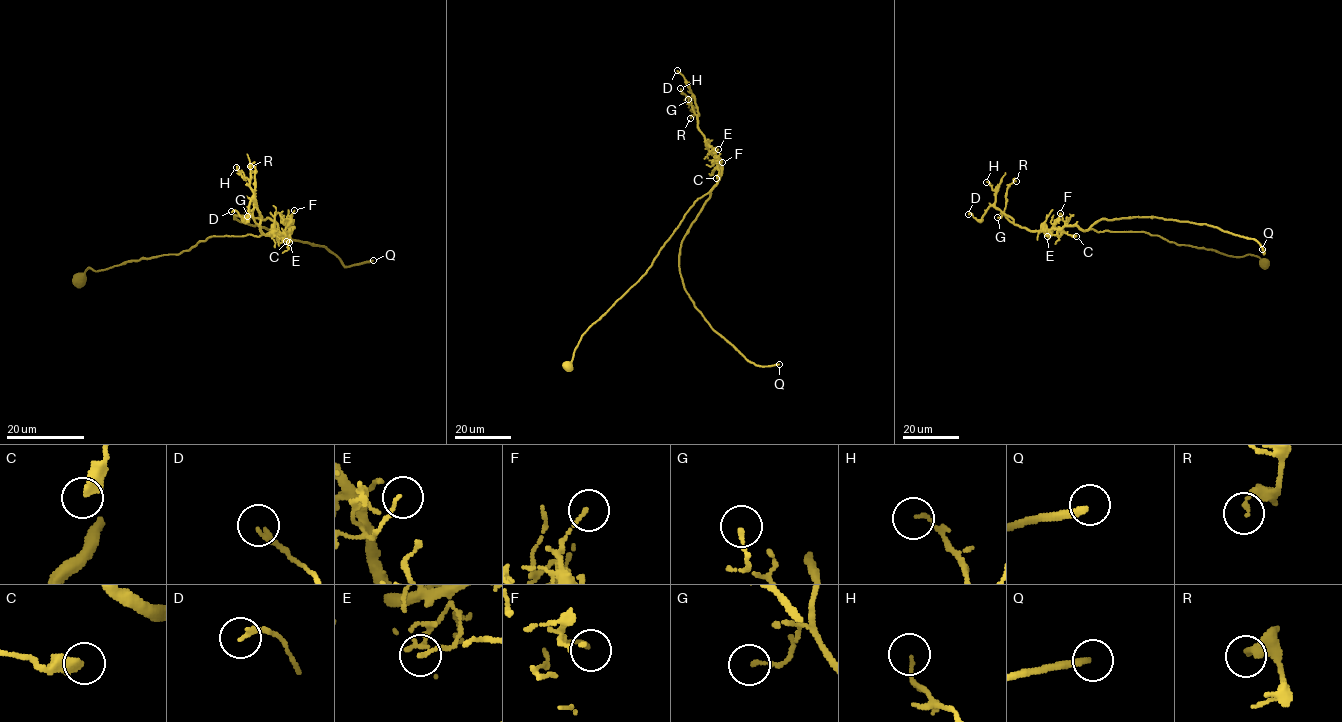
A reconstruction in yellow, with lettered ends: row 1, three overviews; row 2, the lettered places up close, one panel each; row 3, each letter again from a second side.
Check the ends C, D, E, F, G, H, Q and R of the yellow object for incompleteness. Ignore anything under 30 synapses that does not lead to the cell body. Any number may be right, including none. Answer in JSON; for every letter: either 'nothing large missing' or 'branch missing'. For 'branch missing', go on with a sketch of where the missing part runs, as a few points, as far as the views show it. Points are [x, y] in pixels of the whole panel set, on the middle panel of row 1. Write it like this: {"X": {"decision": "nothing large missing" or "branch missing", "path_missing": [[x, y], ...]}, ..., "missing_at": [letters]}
{"C": {"decision": "nothing large missing"}, "D": {"decision": "nothing large missing"}, "E": {"decision": "nothing large missing"}, "F": {"decision": "nothing large missing"}, "G": {"decision": "nothing large missing"}, "H": {"decision": "nothing large missing"}, "Q": {"decision": "branch missing", "path_missing": [[779, 364], [796, 362], [809, 355], [801, 356], [804, 348], [797, 349]]}, "R": {"decision": "nothing large missing"}, "missing_at": ["Q"]}

